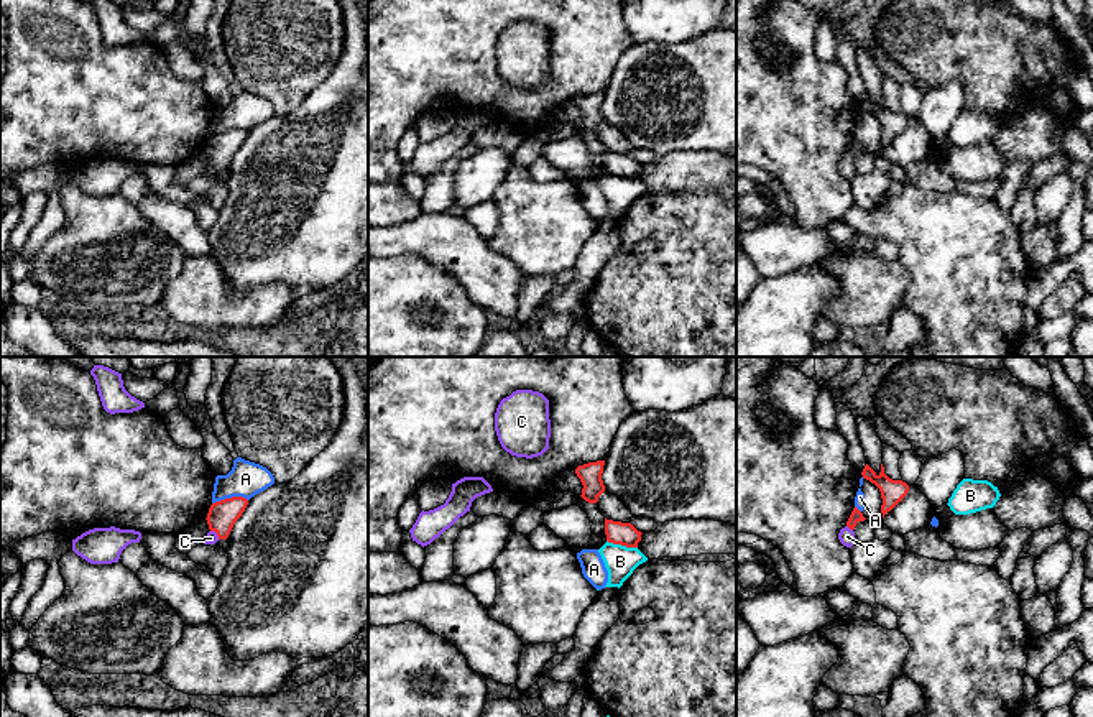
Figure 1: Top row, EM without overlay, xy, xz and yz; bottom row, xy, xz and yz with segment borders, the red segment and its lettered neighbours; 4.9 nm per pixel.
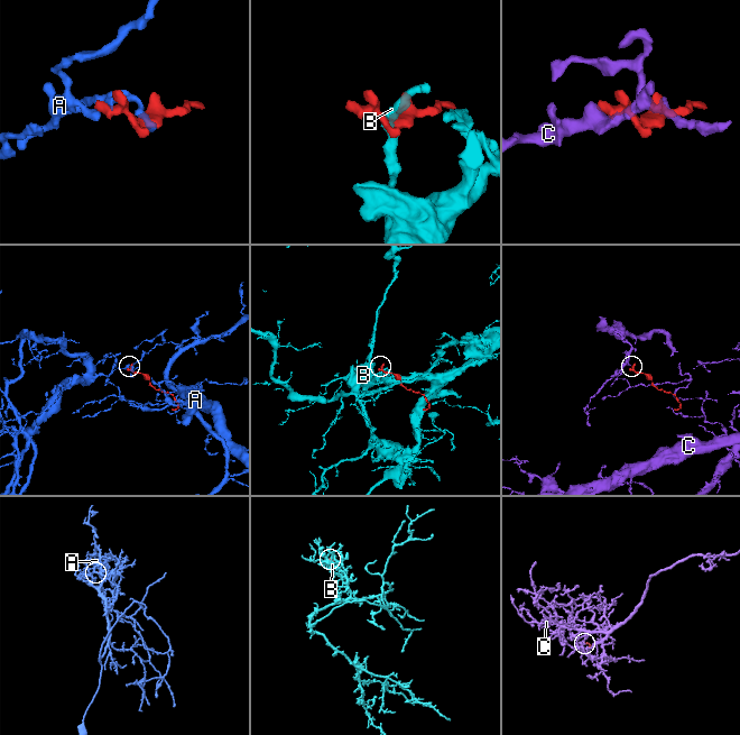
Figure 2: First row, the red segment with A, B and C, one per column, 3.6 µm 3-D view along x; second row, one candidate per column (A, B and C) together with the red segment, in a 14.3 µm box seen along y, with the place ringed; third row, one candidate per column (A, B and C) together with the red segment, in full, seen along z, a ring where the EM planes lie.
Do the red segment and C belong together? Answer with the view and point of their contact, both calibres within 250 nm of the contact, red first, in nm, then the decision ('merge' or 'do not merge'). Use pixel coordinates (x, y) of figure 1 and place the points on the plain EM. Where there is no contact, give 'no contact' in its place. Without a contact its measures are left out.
contact yz (850, 160); calibres 60 and 80 nm; merge

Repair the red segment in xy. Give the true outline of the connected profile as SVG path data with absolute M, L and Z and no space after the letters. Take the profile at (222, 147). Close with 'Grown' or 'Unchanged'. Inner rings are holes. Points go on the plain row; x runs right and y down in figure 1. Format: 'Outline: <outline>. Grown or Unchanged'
Outline: M232 128L212 135L205 150L210 163L204 176L215 176L219 171L227 171L247 136L248 132L243 128Z. Grown

